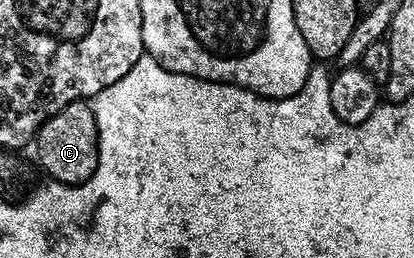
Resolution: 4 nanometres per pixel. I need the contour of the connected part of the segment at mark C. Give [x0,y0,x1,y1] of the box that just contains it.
[33,102,99,183]

